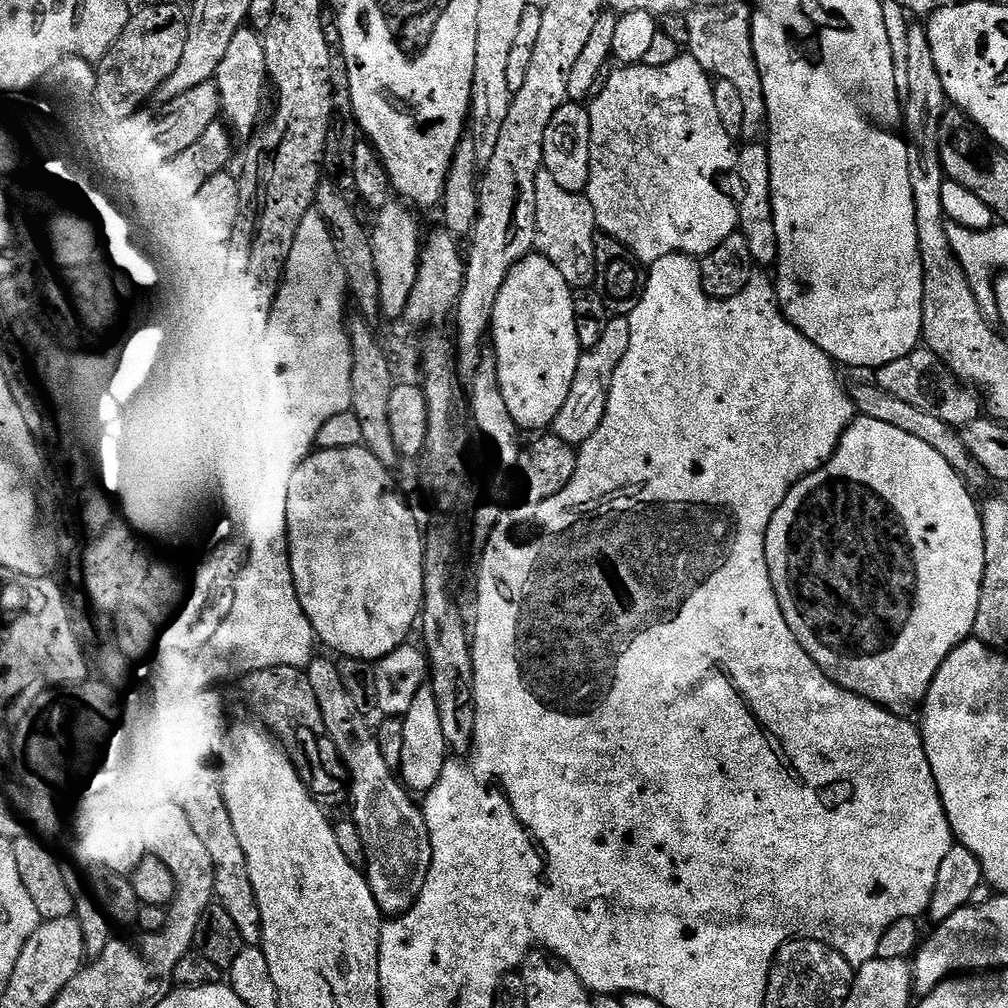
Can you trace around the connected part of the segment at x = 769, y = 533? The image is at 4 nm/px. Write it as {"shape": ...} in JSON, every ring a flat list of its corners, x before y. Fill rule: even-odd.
{"shape":[[857,415,852,421,852,425,844,431,844,436,840,439,840,444,836,447,836,455,831,456,825,464,816,472,811,472,809,476,803,476,796,485,788,491,786,498,782,502,782,506,778,506,778,510,774,514,774,518,770,518,770,526,766,530,766,562,770,570,770,578,772,585,776,591,778,602,782,606,782,614,786,618,786,626,790,626,790,630,794,634,794,638,798,638,798,642,802,646,802,650,806,650,806,654,810,654,810,658,814,658,814,662,822,670,822,674,826,674,826,678,833,680,838,686,842,686,847,692,858,694,862,698,866,698,870,702,880,704,888,712,893,712,896,716,907,717,908,712,912,712,923,705,926,694,932,685,932,679,938,674,938,670,945,660,963,640,969,639,973,635,976,626,976,615,978,614,978,606,980,605,980,591,984,585,984,571,986,570,986,542,984,541,984,522,982,519,981,509,978,504,972,501,973,493,960,475,950,466,950,462,946,462,946,458,942,458,942,454,938,454,938,450,926,446,926,442,922,442,919,438,914,438,914,434,905,434,903,430,898,430,895,426,886,426,886,422,877,422,874,418,866,418]]}

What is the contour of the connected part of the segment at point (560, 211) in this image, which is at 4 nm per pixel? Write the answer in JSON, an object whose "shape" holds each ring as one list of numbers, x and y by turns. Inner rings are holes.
{"shape":[[542,170,536,183,536,248,539,255,554,262,562,276,574,290,588,290,598,280,598,257,596,241,598,225,594,206,587,195,562,190,554,182,554,174],[597,264,597,268,596,268]]}

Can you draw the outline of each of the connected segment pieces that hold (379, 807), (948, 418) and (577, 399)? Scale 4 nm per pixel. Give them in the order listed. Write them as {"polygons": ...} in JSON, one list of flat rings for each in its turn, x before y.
{"polygons":[[[316,658,306,669,310,684,318,694,319,705,322,706,322,716,326,722,326,728,334,742,340,757,344,759,344,765,348,768,350,777,350,804,353,808,350,812,351,819,356,821,356,828,364,839,364,849,368,852,366,861,366,875,368,885,378,902,381,913,385,917,395,918,402,913,410,911,414,902,422,894,422,886,426,886,426,878,430,874,432,865,432,843,430,842,430,830,426,826,424,809,419,803,415,804,413,793,402,783,401,777,382,758,382,750,379,748,377,733,368,725,369,717,354,702,350,690,346,690,346,682,342,680,340,665,334,659,321,660]],[[926,346,916,348,906,354,906,358,898,358,898,362,890,362,875,369,874,383,886,390,886,394,894,394,894,398,915,406,925,414,931,414,957,430,963,430,982,416,981,397,956,377]],[[627,318,609,319,599,344,589,347,580,357,570,398,552,423,551,431,558,438,567,444,579,446,586,442,586,438,590,438,590,434,594,434,594,430,598,430,598,426,602,426,606,402,610,398,610,388,614,382,614,370,618,370,618,362,626,358,626,350,630,350,630,322]]]}

